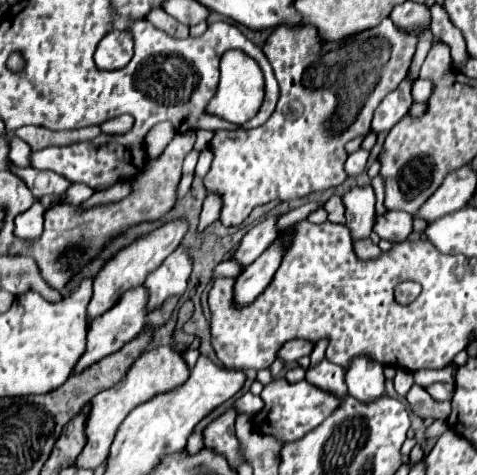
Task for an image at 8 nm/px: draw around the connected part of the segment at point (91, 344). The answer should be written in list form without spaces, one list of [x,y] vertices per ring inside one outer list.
[[[138,286],[138,288],[132,288],[130,292],[126,292],[112,310],[108,310],[108,312],[102,314],[100,318],[96,318],[96,320],[90,324],[90,328],[88,328],[86,352],[84,352],[82,358],[78,360],[78,364],[76,364],[76,368],[74,368],[74,374],[86,370],[90,364],[102,360],[104,356],[116,352],[116,350],[122,348],[126,342],[130,342],[130,340],[146,326],[146,312],[144,312],[144,308],[142,308],[144,304],[146,304],[146,290],[144,290],[142,286]]]

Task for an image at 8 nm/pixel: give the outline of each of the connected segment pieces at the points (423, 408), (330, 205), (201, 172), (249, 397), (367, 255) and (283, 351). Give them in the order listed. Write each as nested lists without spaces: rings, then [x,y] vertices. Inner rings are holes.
[[[414,384],[410,388],[410,392],[406,394],[406,400],[412,408],[414,414],[418,414],[420,418],[446,418],[450,414],[450,404],[446,406],[446,402],[438,402],[434,400],[422,386]]]
[[[330,196],[328,202],[324,204],[326,212],[328,212],[328,218],[332,222],[342,222],[344,224],[344,206],[342,206],[342,200],[340,196]]]
[[[206,148],[206,150],[200,152],[198,164],[196,164],[196,174],[198,174],[200,178],[204,178],[206,172],[210,170],[210,164],[212,164],[212,152],[210,152],[210,148]]]
[[[252,392],[242,394],[242,396],[234,402],[234,410],[236,410],[238,414],[256,414],[262,406],[264,406],[262,398],[260,398],[260,396],[254,396]]]
[[[370,240],[358,242],[358,244],[354,246],[354,252],[356,252],[356,256],[358,256],[360,260],[374,260],[374,258],[378,258],[378,256],[382,254],[382,250],[380,250],[376,244],[372,244]]]
[[[290,340],[290,342],[286,342],[286,344],[278,350],[278,358],[280,358],[284,364],[290,364],[290,362],[300,360],[302,356],[310,356],[312,348],[314,348],[314,346],[312,346],[308,340]]]

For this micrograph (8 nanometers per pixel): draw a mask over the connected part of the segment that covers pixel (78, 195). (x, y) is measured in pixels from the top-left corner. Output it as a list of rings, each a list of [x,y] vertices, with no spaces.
[[[74,184],[74,186],[68,188],[68,192],[62,196],[62,200],[68,202],[68,204],[82,204],[82,202],[86,202],[94,192],[96,192],[96,190],[90,190],[90,186],[86,186],[86,184]]]

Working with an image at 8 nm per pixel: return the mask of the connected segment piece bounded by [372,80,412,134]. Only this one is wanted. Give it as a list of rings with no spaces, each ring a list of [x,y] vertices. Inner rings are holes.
[[[404,80],[394,92],[390,92],[380,106],[374,112],[372,118],[372,132],[374,134],[382,134],[388,132],[412,106],[412,96],[410,96],[410,80]]]

